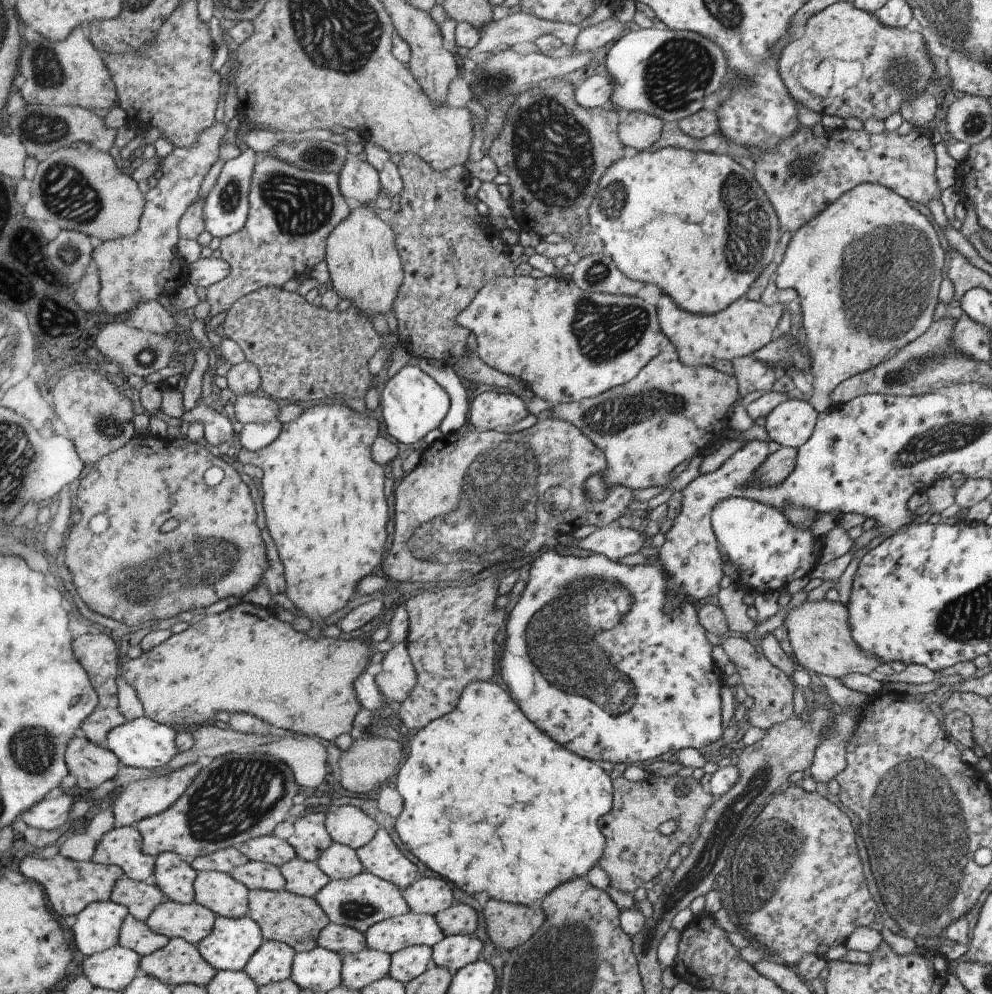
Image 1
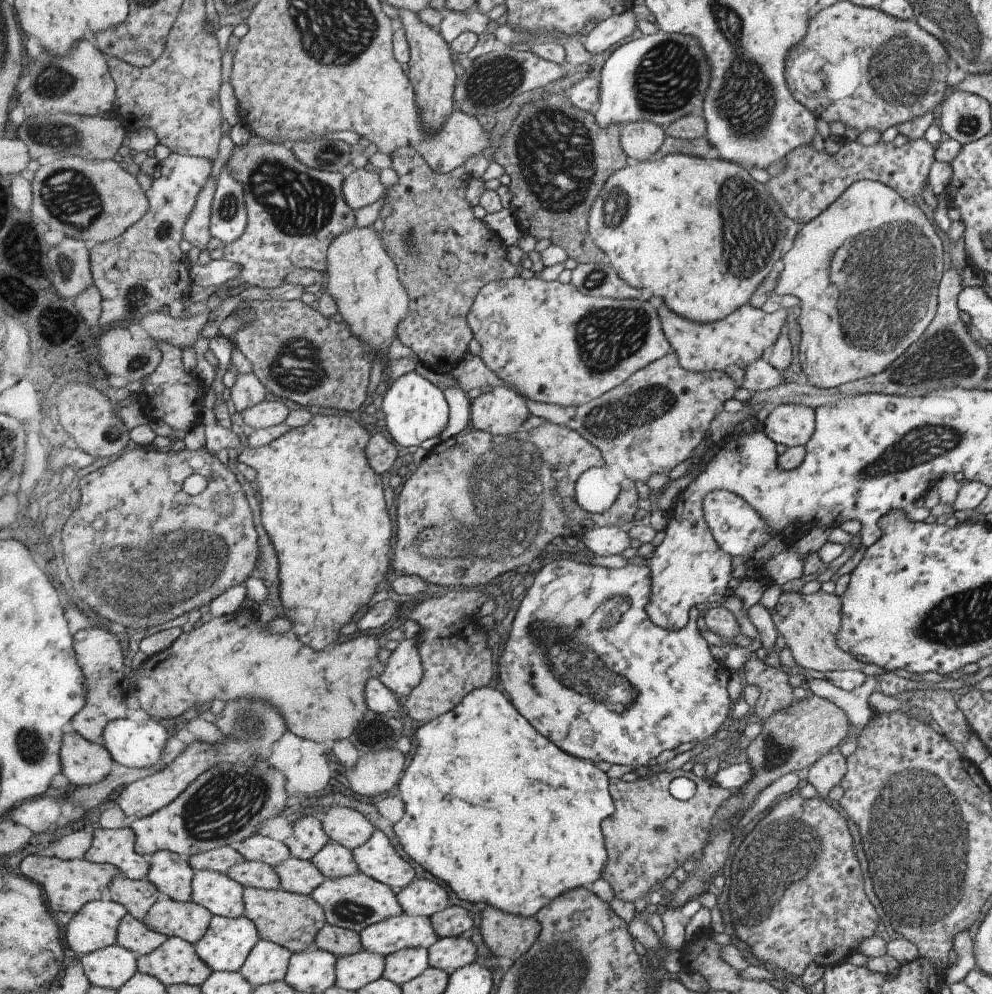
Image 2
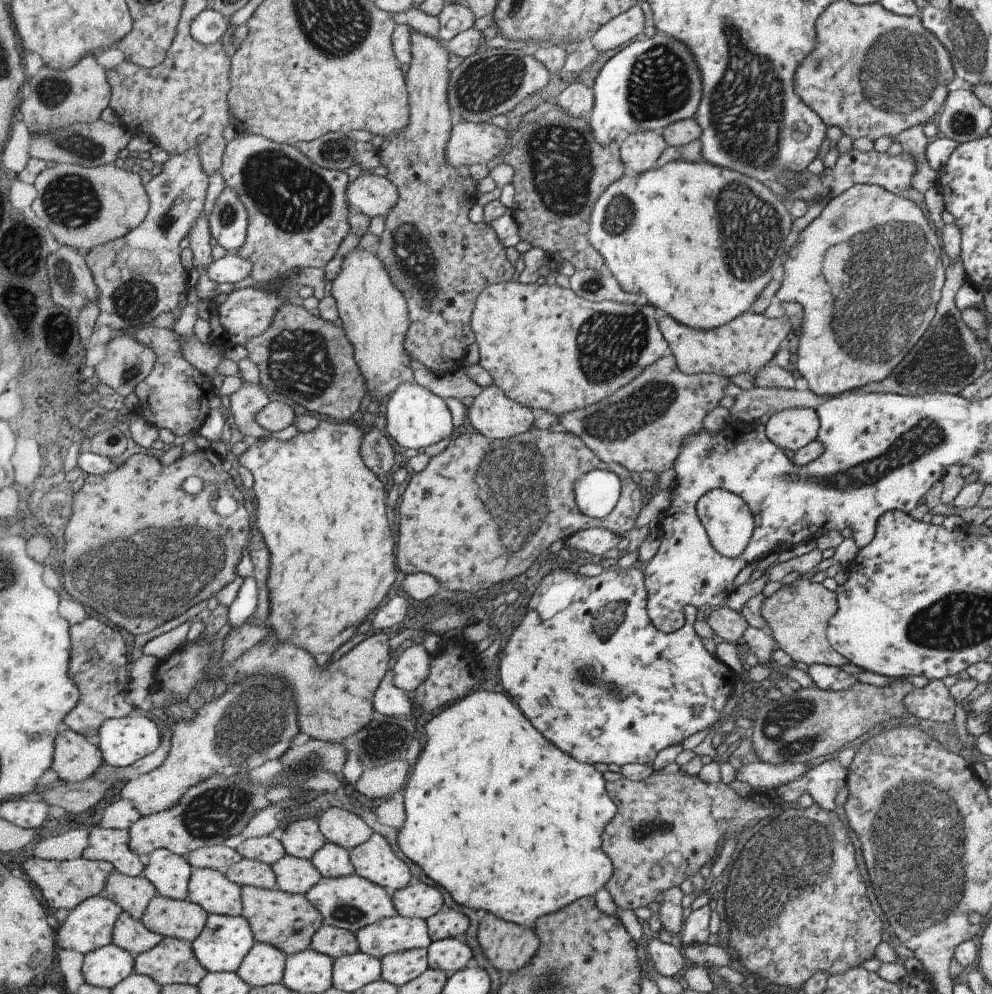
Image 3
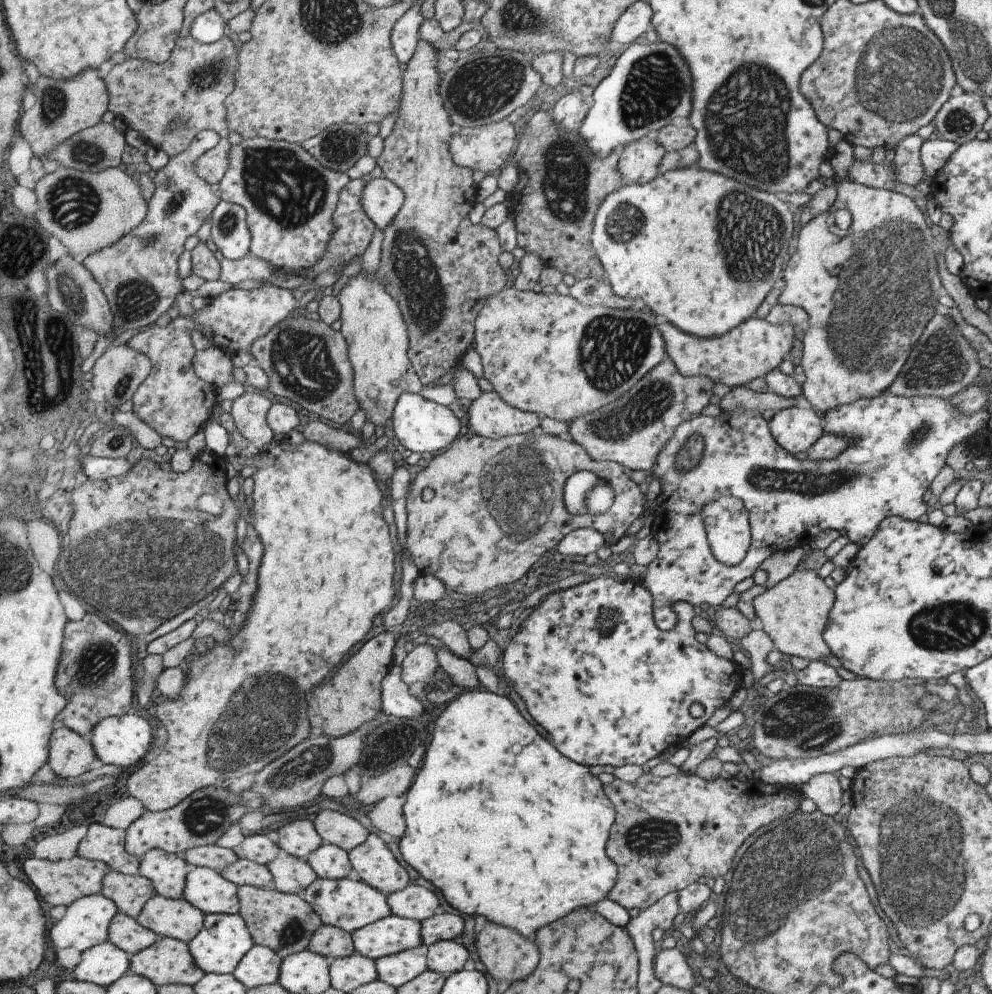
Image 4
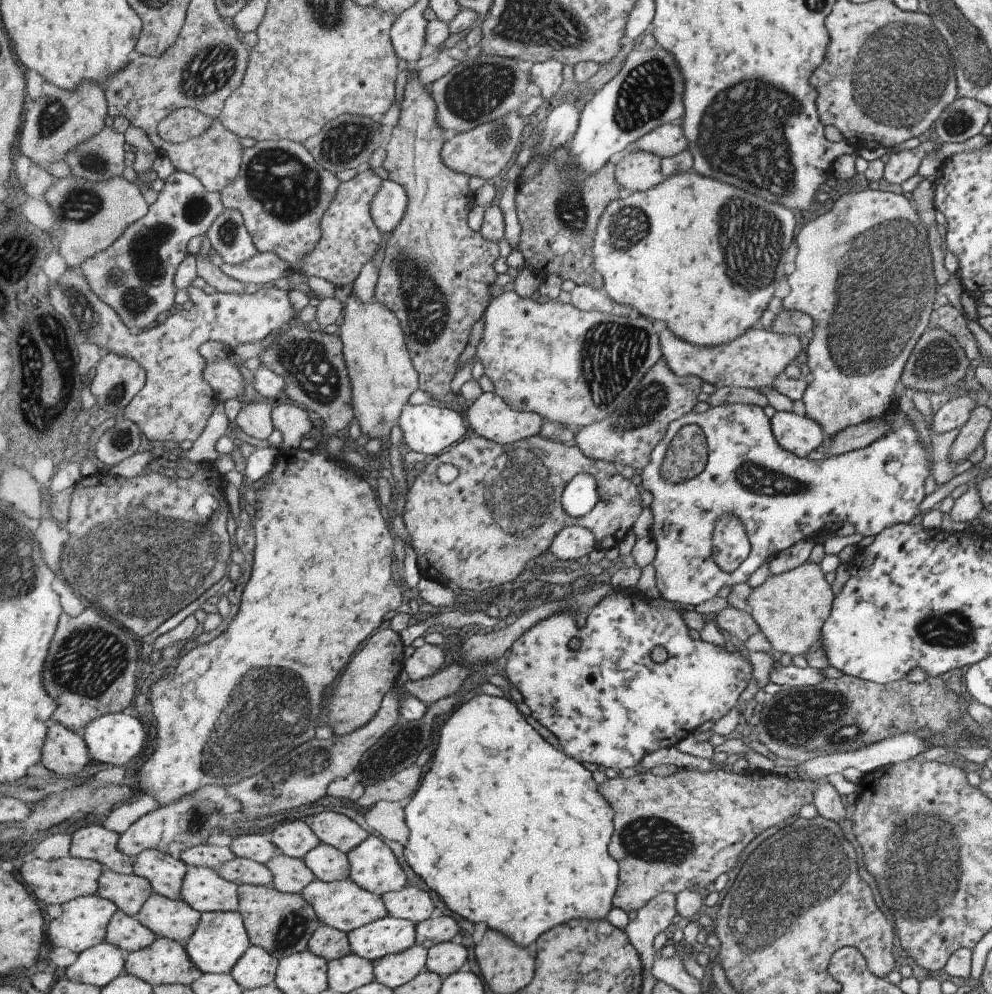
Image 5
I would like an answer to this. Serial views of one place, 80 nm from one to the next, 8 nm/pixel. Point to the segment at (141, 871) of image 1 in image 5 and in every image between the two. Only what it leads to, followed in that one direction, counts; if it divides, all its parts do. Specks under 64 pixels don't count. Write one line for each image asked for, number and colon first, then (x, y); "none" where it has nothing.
2: (116, 846)
3: (110, 845)
4: (102, 843)
5: (97, 842)

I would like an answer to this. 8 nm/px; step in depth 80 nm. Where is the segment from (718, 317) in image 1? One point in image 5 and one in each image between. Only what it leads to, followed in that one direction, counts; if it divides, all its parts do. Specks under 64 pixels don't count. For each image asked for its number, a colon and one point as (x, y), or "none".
2: (746, 335)
3: (746, 344)
4: (755, 347)
5: (757, 358)

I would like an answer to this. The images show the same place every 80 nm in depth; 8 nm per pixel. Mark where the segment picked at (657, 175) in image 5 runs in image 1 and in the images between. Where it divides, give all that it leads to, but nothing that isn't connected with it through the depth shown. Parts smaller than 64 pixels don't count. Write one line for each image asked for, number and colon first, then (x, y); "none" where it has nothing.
1: (640, 131)
2: (642, 140)
3: (640, 152)
4: (639, 162)

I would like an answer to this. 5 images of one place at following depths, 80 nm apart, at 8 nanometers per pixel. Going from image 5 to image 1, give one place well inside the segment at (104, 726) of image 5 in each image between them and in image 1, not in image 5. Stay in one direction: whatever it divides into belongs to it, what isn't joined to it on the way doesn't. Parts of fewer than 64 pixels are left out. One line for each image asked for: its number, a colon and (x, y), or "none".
1: (144, 743)
2: (137, 744)
3: (123, 741)
4: (123, 740)

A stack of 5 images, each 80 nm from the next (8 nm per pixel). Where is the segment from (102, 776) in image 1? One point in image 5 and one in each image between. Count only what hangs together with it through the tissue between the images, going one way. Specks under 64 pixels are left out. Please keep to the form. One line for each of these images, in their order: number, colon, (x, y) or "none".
2: (84, 762)
3: (75, 758)
4: (71, 755)
5: (65, 752)

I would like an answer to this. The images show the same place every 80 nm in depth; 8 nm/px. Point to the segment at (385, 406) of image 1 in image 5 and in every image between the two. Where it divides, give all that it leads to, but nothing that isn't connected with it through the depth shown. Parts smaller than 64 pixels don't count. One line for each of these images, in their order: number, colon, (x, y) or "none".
2: (415, 409)
3: (416, 417)
4: (420, 425)
5: (427, 428)

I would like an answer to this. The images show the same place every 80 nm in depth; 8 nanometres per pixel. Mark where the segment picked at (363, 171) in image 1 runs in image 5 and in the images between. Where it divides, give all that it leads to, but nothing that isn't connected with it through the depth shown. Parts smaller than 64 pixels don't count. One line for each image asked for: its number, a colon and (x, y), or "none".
2: (362, 187)
3: (376, 196)
4: (383, 199)
5: (389, 209)

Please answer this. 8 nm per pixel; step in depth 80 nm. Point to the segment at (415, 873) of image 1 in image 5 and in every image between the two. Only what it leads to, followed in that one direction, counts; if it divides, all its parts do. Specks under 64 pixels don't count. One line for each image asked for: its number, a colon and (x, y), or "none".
2: (377, 858)
3: (375, 860)
4: (373, 862)
5: (374, 867)

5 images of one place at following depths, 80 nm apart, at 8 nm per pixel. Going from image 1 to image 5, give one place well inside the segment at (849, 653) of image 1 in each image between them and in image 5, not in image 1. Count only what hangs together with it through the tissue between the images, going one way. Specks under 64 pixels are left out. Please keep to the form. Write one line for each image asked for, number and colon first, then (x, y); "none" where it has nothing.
2: (808, 623)
3: (796, 614)
4: (793, 612)
5: (789, 608)

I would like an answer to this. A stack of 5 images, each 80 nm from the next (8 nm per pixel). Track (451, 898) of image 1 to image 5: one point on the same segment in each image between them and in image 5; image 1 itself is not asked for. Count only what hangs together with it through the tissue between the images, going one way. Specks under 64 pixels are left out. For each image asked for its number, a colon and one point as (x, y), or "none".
2: (422, 898)
3: (418, 899)
4: (416, 902)
5: (410, 903)

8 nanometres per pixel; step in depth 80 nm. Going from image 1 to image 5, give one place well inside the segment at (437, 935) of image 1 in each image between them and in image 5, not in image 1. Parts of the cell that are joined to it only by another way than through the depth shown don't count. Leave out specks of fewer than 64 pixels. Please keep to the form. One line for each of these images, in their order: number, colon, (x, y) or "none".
2: (406, 931)
3: (399, 933)
4: (394, 934)
5: (389, 935)

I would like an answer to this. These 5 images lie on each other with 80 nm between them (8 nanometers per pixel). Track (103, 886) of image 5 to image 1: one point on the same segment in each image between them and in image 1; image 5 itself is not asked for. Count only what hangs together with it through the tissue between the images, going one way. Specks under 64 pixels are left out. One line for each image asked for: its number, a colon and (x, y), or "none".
1: (142, 898)
2: (138, 896)
3: (134, 894)
4: (131, 893)

